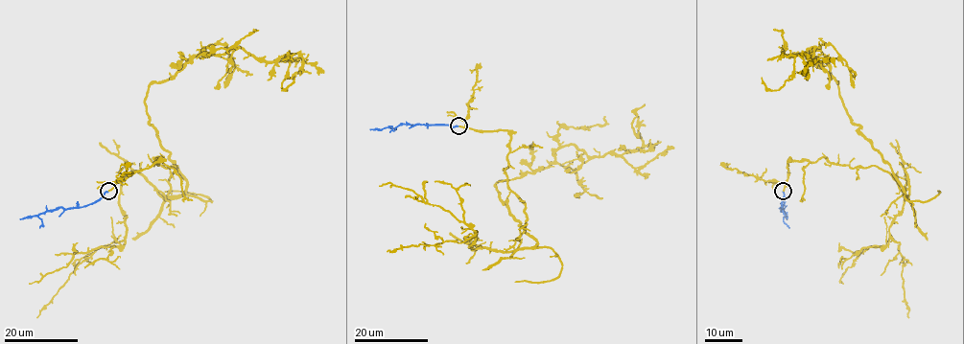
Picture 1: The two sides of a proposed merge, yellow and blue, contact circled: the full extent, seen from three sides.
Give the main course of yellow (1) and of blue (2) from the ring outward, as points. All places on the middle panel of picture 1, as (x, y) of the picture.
1: (458, 126), (510, 135), (518, 248), (530, 248), (498, 182), (569, 145), (637, 150), (644, 104)
2: (458, 126), (403, 124), (393, 128), (369, 129)

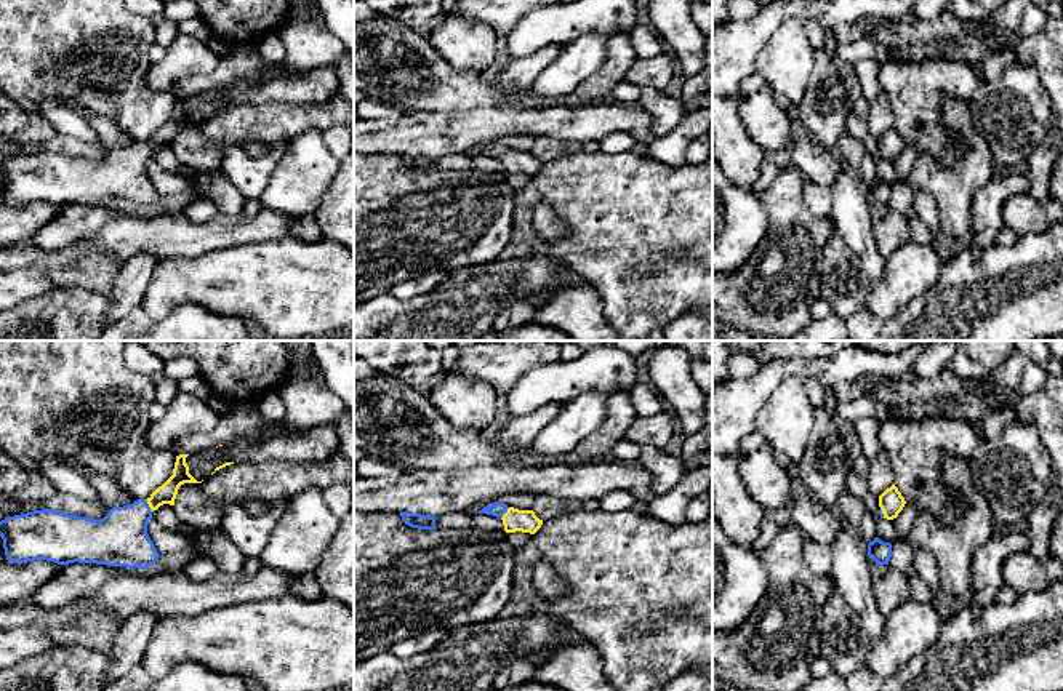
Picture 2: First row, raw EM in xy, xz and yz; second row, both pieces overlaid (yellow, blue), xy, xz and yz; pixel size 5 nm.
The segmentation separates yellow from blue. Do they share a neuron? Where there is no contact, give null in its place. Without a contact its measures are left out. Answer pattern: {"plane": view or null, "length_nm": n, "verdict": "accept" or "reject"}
{"plane": "xy", "length_nm": 80, "verdict": "accept"}

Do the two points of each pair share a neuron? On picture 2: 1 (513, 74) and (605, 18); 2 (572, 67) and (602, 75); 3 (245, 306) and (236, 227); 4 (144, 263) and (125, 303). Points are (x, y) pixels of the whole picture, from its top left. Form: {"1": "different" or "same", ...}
{"1": "different", "2": "different", "3": "different", "4": "same"}

